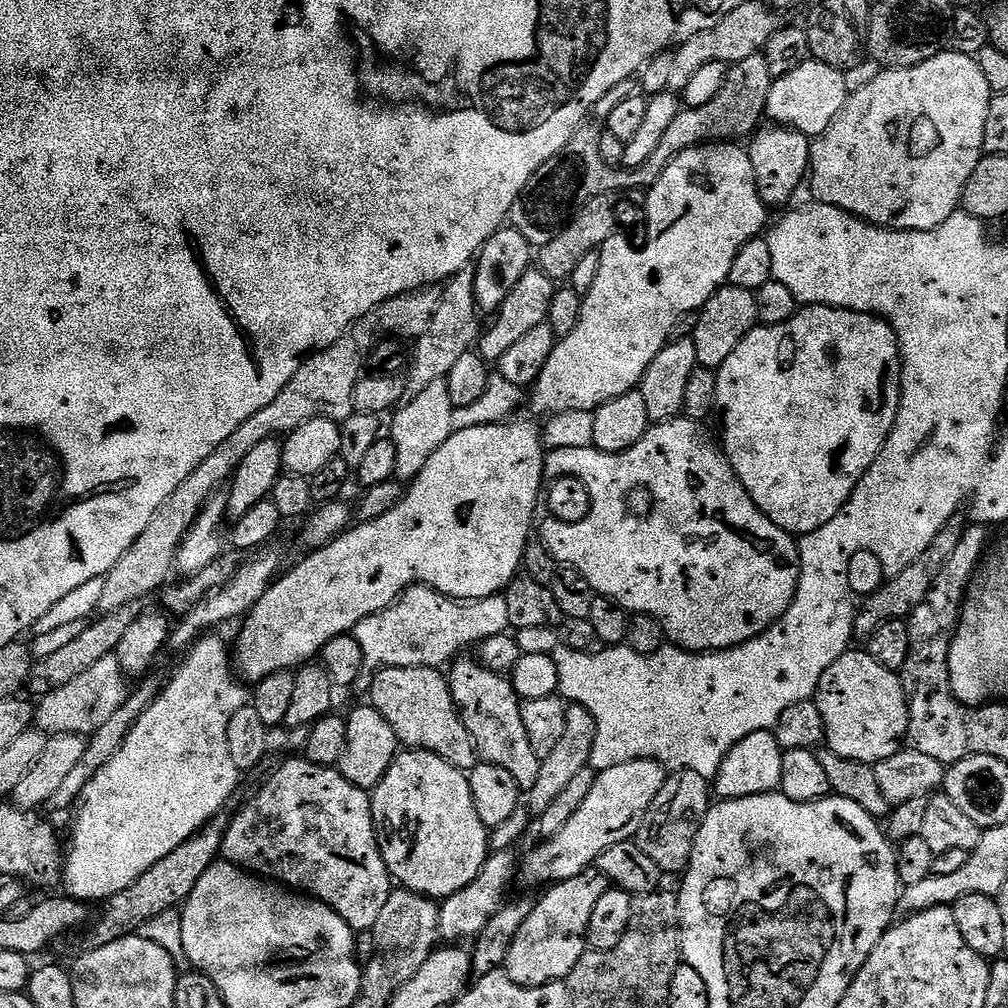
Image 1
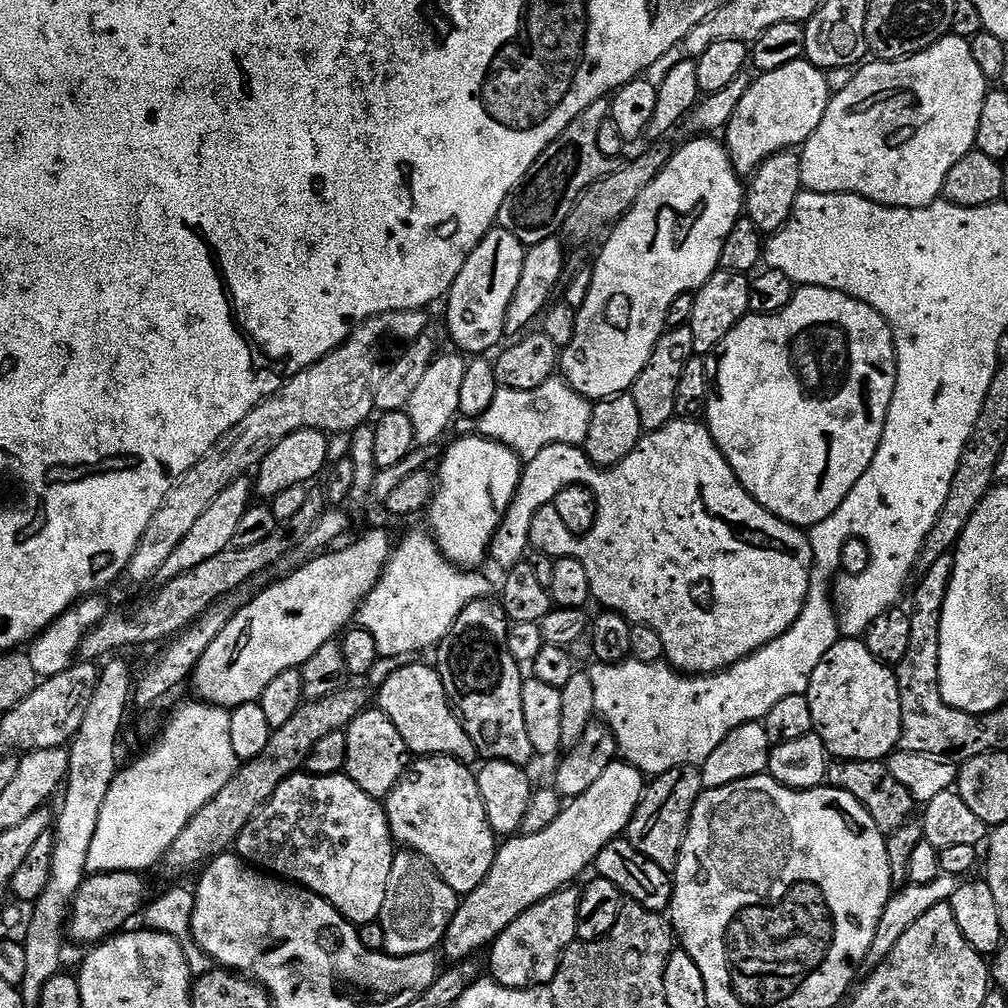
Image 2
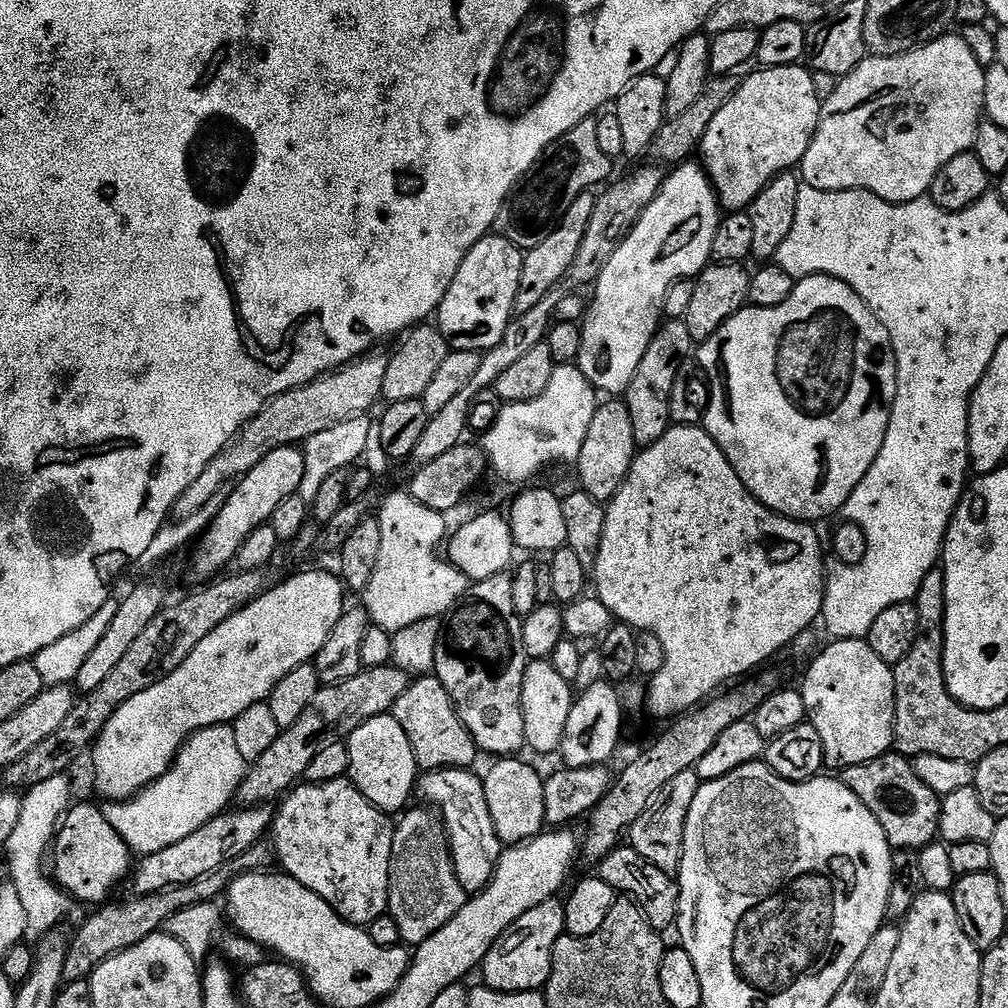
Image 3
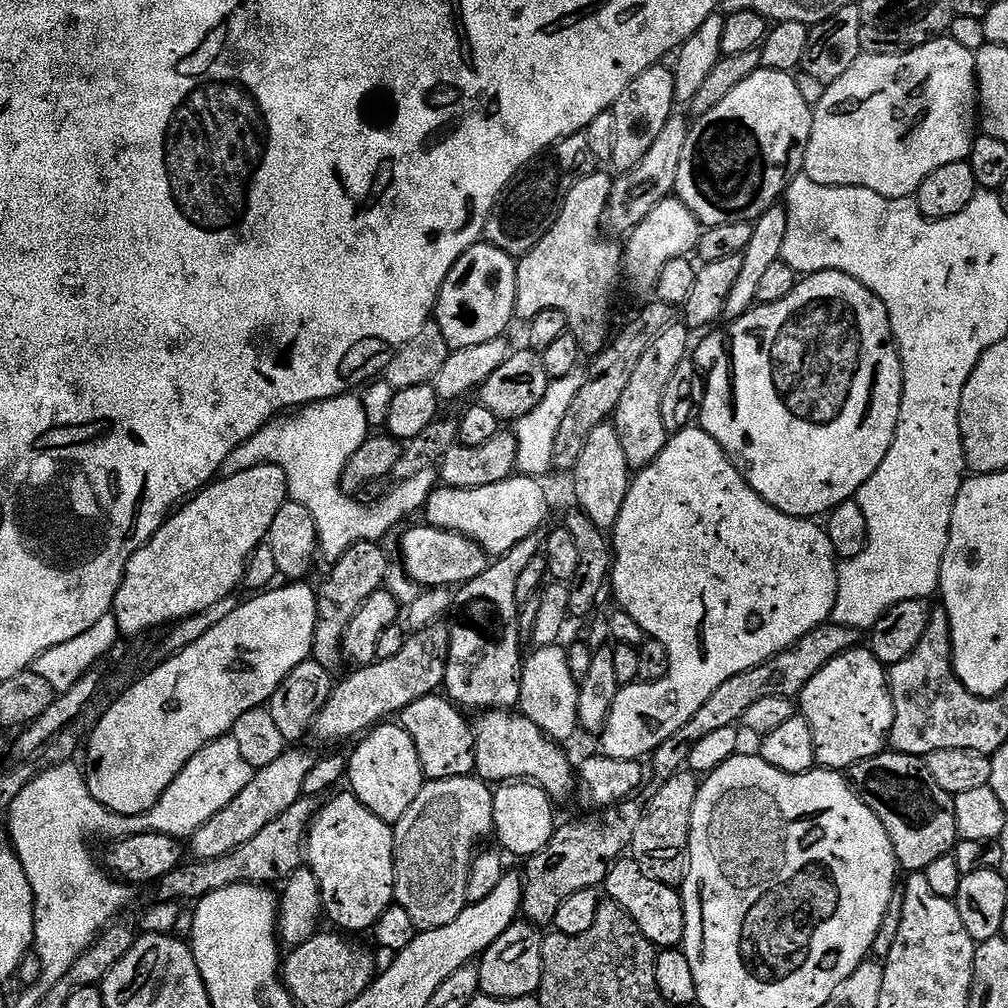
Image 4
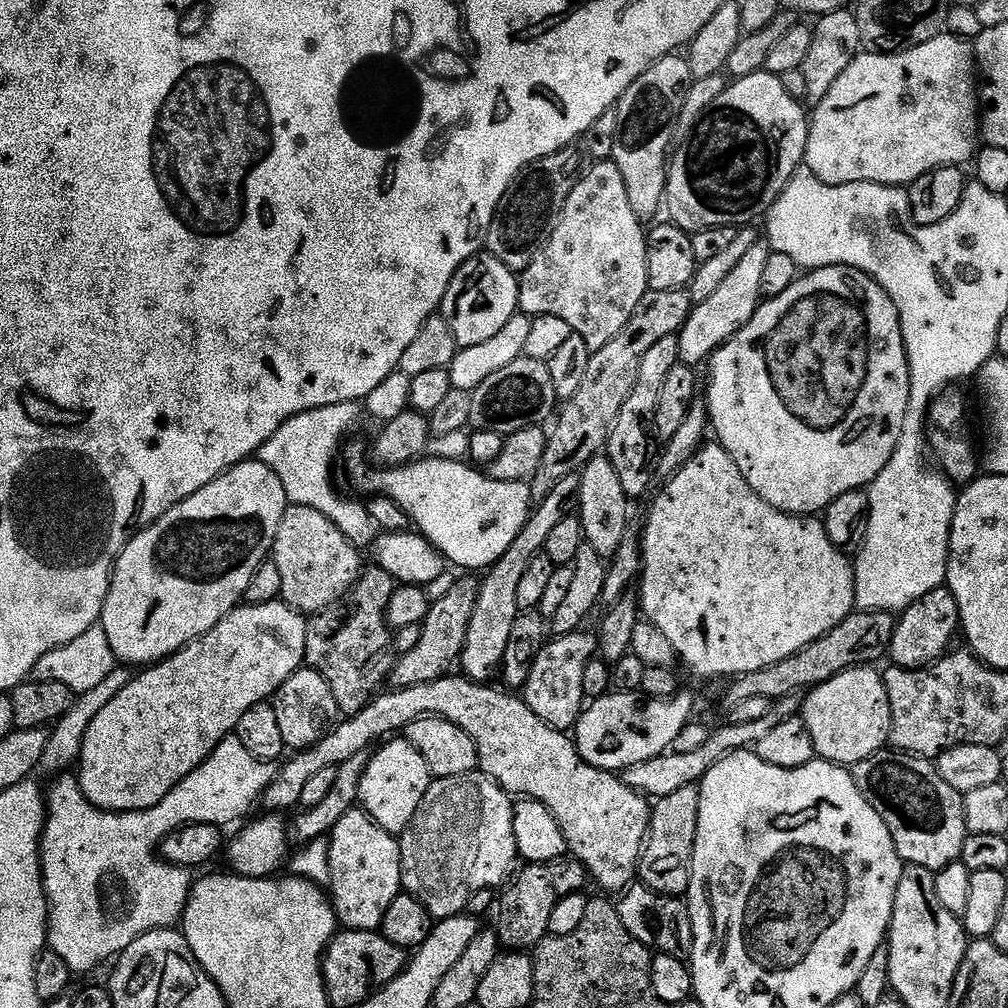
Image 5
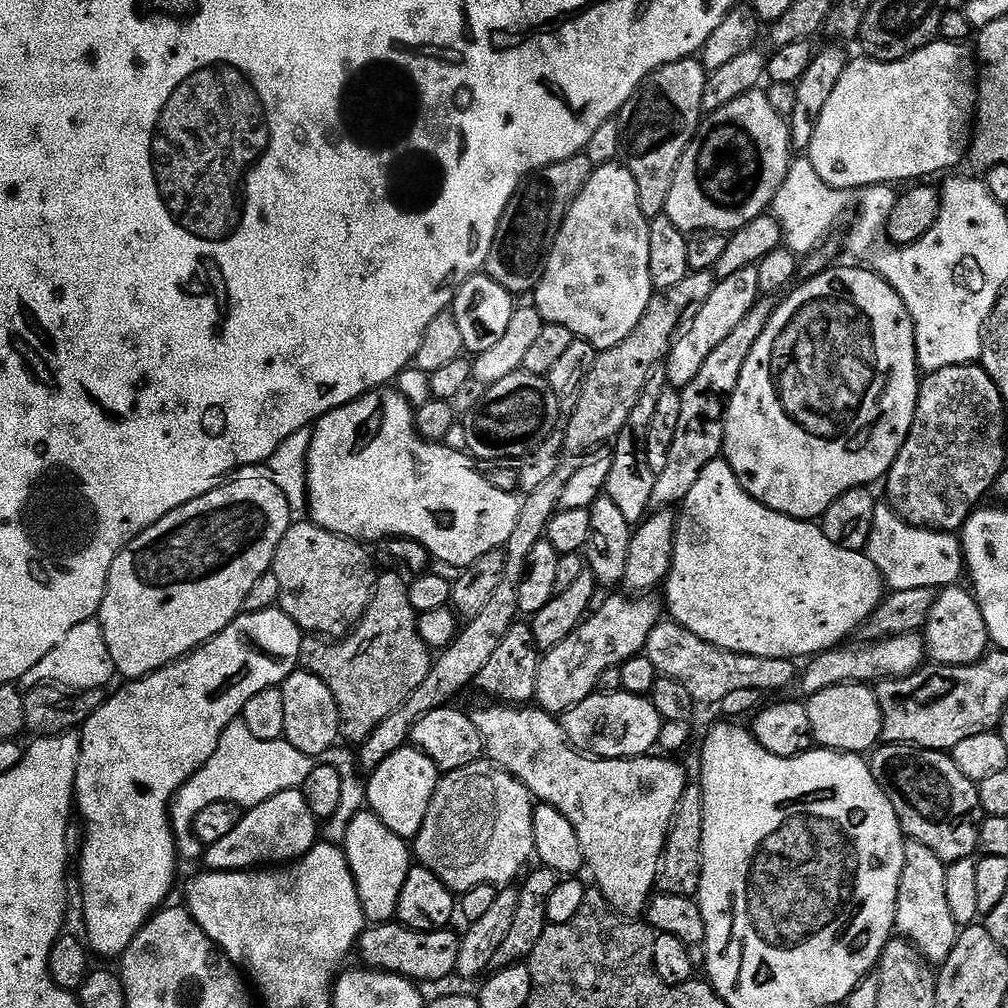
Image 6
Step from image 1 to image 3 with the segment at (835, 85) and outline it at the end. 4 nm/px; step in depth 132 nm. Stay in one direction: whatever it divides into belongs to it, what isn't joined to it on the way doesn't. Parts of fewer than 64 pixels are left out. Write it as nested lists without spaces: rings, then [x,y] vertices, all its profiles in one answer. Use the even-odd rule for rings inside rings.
[[[800,64],[760,68],[753,76],[740,80],[740,89],[734,98],[730,98],[730,102],[726,102],[726,106],[722,106],[722,110],[718,110],[718,115],[714,117],[714,122],[710,122],[698,149],[699,163],[712,183],[716,199],[725,213],[747,210],[773,178],[799,165],[816,132],[821,107],[818,94],[814,94],[812,72]]]

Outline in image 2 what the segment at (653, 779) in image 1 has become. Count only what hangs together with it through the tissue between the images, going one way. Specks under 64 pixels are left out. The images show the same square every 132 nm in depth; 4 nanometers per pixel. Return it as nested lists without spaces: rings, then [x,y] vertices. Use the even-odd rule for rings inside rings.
[[[614,762],[610,766],[606,766],[602,778],[598,778],[598,782],[594,782],[594,786],[590,786],[590,790],[586,790],[586,794],[575,797],[569,803],[572,804],[569,808],[567,805],[561,810],[558,818],[554,818],[554,822],[550,826],[546,826],[546,830],[542,830],[542,834],[530,834],[529,836],[516,834],[505,839],[497,847],[494,866],[490,866],[490,874],[484,879],[482,886],[478,886],[478,890],[467,893],[461,899],[458,910],[448,927],[448,934],[444,937],[443,955],[447,959],[449,956],[449,961],[452,962],[475,957],[480,954],[476,952],[482,951],[484,947],[485,951],[489,946],[495,944],[496,939],[506,930],[506,926],[510,926],[510,922],[514,922],[514,918],[518,918],[523,912],[530,910],[530,906],[542,902],[559,888],[567,888],[576,882],[576,879],[587,868],[589,871],[595,865],[597,854],[611,840],[621,839],[627,833],[628,824],[632,820],[633,814],[636,813],[636,807],[640,804],[640,799],[644,797],[645,791],[646,777],[643,772],[639,772],[633,764]]]

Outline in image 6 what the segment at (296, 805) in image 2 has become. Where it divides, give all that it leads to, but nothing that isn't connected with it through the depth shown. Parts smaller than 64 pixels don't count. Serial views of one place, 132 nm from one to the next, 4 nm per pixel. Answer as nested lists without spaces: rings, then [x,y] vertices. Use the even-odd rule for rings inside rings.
[[[363,811],[349,822],[342,847],[356,883],[365,921],[375,926],[389,923],[395,917],[402,886],[406,886],[406,878],[414,867],[414,852],[409,841],[391,832],[373,812]]]

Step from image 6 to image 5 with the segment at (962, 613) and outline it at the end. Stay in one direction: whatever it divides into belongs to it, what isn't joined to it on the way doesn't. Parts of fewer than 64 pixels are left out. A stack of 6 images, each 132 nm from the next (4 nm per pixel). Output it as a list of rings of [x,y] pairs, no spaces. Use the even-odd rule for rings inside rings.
[[[947,586],[935,588],[899,613],[887,655],[892,656],[891,663],[898,668],[927,668],[953,647],[952,639],[960,631],[960,611],[954,594]]]

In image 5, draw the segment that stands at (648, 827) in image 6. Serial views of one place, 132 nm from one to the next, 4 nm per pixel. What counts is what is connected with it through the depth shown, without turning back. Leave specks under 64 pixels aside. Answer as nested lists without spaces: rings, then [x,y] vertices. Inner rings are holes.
[[[445,674],[436,680],[415,684],[409,688],[381,691],[379,695],[369,700],[361,712],[355,712],[341,719],[336,727],[327,732],[314,746],[301,748],[295,754],[289,755],[283,761],[284,768],[282,764],[277,771],[276,779],[264,793],[263,803],[268,803],[272,807],[269,809],[272,810],[297,807],[306,782],[310,782],[310,778],[314,778],[318,770],[339,768],[346,762],[346,758],[352,758],[354,754],[371,749],[377,742],[399,733],[396,732],[399,728],[400,731],[407,729],[410,722],[420,719],[421,716],[441,716],[452,720],[459,728],[466,730],[466,734],[470,734],[478,750],[479,771],[485,776],[492,777],[509,794],[529,800],[541,800],[560,823],[567,851],[584,863],[589,877],[593,881],[597,880],[608,892],[623,893],[638,876],[640,854],[644,850],[644,841],[648,838],[648,823],[652,820],[649,801],[631,784],[624,783],[617,773],[604,772],[600,768],[590,766],[576,751],[573,737],[567,731],[552,728],[542,718],[538,718],[538,714],[534,714],[534,710],[530,710],[530,706],[524,703],[519,695],[501,690],[499,687],[492,688],[496,686],[489,686],[484,682],[470,680],[463,674],[452,675]]]

